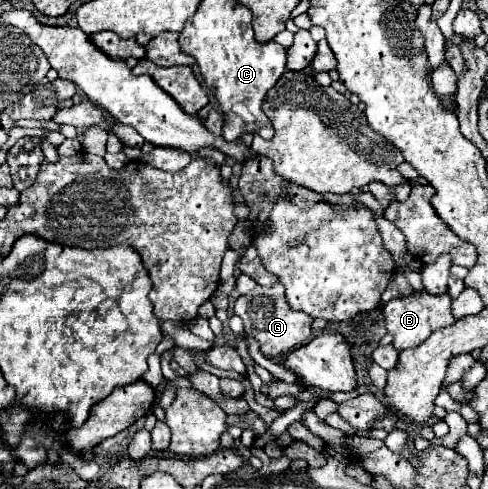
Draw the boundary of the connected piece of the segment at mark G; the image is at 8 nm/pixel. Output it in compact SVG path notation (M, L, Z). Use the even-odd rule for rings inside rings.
M276 284L272 288L256 286L250 294L240 296L236 300L236 314L244 322L244 334L252 334L254 340L260 344L260 352L266 358L276 358L280 354L288 354L294 348L300 348L310 342L312 338L312 318L304 312L290 310L284 298L284 286Z

